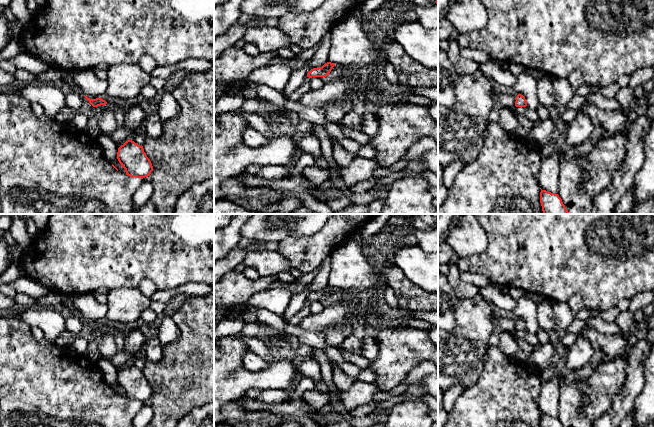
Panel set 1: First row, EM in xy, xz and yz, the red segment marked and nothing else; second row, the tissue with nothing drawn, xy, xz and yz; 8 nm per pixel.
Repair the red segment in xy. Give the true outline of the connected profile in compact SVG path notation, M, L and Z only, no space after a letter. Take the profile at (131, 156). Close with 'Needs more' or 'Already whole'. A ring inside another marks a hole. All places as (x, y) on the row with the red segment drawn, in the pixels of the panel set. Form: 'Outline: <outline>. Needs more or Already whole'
Outline: M127 140L118 148L117 159L130 177L145 178L150 176L153 166L144 152L143 146Z. Already whole

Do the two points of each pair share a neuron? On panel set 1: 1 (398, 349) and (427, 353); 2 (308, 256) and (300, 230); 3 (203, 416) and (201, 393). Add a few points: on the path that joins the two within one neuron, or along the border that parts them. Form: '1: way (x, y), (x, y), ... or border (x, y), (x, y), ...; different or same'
1: way (405, 349), (409, 352), (420, 352); same
2: border (323, 225), (309, 236), (286, 237), (279, 242); different
3: border (203, 403), (190, 409), (182, 416); different

